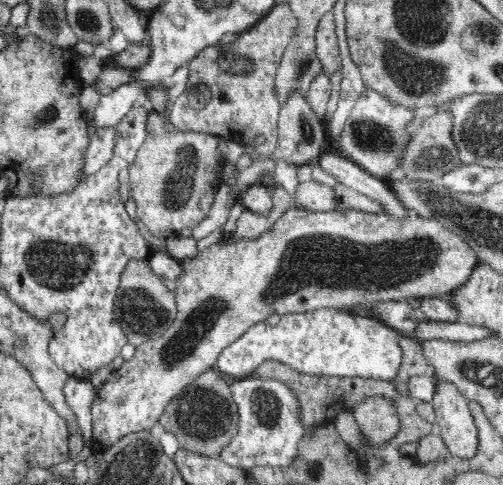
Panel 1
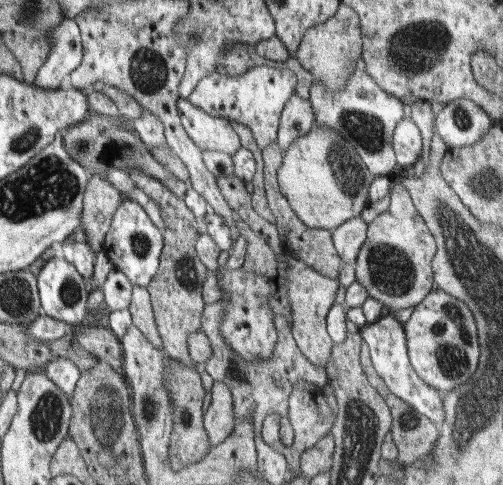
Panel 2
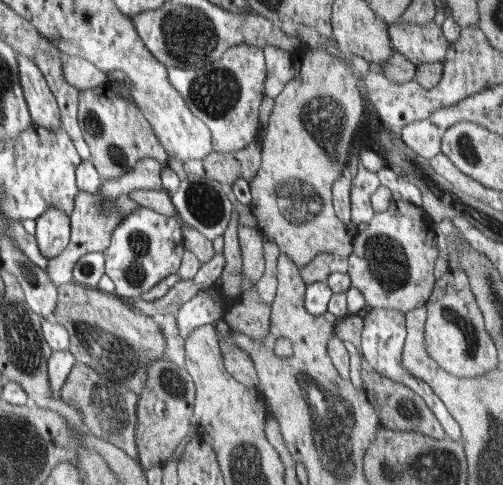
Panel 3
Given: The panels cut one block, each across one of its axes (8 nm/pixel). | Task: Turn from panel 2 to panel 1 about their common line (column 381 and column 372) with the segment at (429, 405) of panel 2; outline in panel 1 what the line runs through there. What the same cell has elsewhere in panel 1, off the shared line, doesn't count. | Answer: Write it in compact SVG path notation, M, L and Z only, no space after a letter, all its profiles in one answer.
M323 308L315 311L308 311L304 313L296 313L296 314L286 314L282 316L280 322L276 324L276 326L271 326L266 321L258 322L256 326L252 326L250 330L246 330L242 336L238 337L236 342L232 343L228 348L220 354L218 358L218 362L215 365L216 369L224 374L228 374L232 378L237 380L242 380L248 376L252 376L255 374L255 370L260 366L260 364L264 364L264 362L272 361L272 362L280 362L288 367L292 367L296 369L298 372L304 374L310 374L311 376L322 376L328 375L333 376L333 378L366 378L367 380L377 380L377 382L389 382L392 386L392 380L397 376L399 367L401 366L402 359L402 350L401 350L401 334L399 332L394 331L392 328L384 325L384 323L376 321L376 319L372 317L364 317L364 316L354 316L354 314L350 314L348 309L332 309L332 308Z

